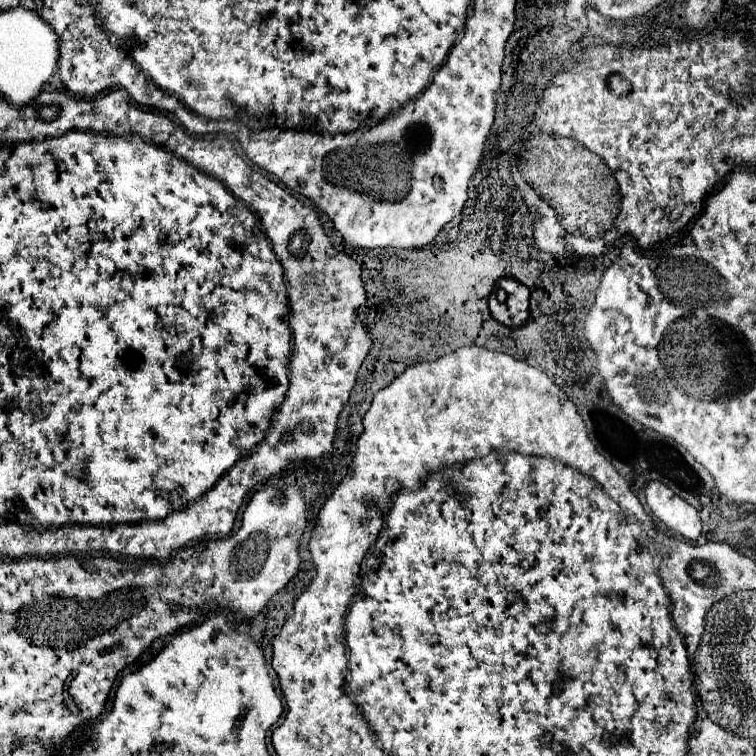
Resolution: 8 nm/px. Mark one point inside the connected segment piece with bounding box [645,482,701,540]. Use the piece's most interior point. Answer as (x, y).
(682, 518)

